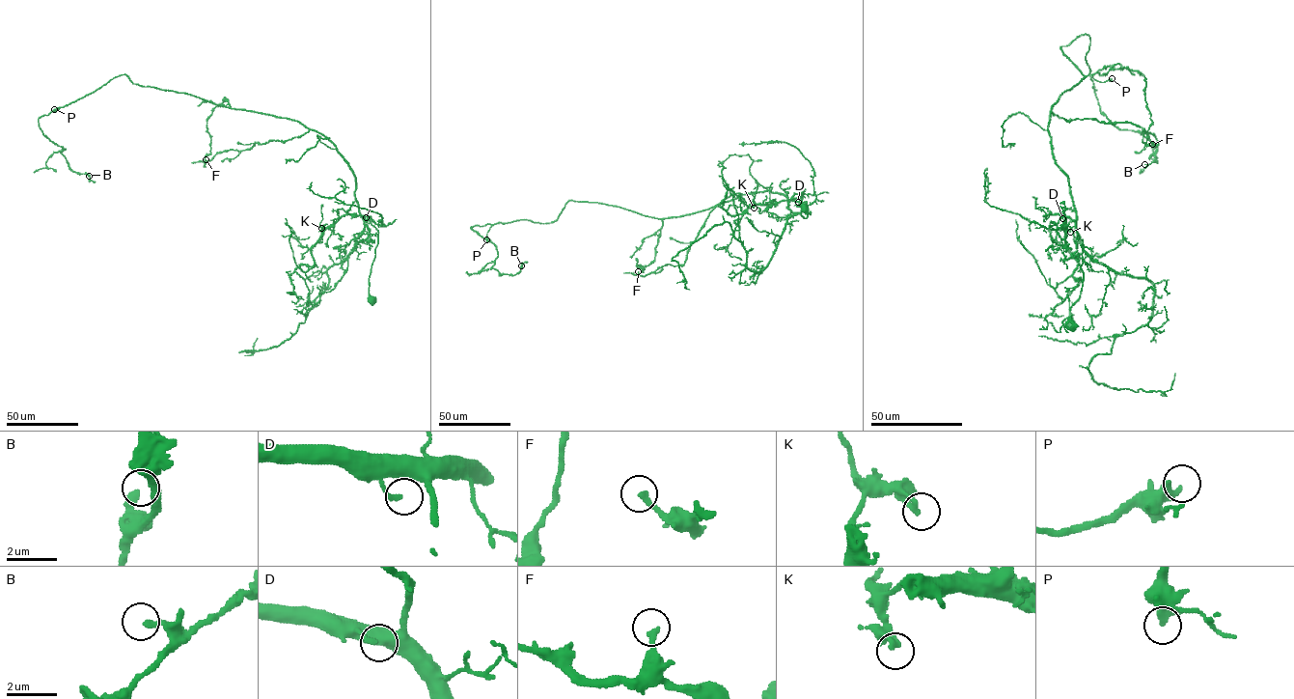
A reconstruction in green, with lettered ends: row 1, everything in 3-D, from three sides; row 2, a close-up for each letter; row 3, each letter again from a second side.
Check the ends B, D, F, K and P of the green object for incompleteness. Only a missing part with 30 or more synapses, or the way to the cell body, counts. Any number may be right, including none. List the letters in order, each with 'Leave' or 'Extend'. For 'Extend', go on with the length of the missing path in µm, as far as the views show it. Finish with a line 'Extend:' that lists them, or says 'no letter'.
B: Leave
D: Leave
F: Leave
K: Leave
P: Extend. Missing length about 25 µm
Extend: P

